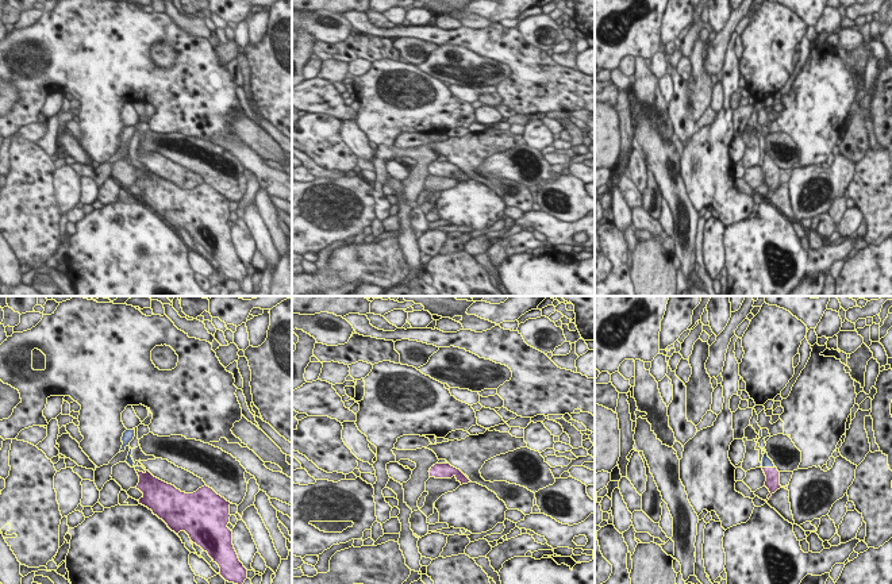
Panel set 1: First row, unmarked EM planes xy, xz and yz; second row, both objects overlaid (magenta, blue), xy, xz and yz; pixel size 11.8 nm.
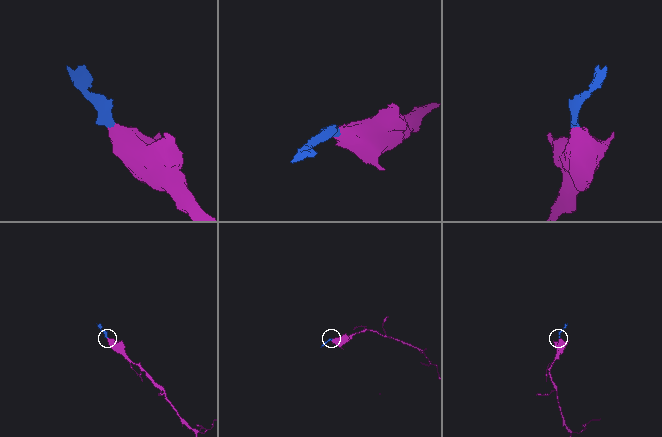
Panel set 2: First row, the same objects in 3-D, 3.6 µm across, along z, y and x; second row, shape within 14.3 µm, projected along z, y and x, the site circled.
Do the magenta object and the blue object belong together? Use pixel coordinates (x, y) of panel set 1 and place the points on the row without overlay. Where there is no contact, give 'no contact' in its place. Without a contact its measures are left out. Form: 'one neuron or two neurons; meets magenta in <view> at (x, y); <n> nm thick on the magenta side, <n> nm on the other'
one neuron; meets magenta in yz at (769, 165); 170 nm thick on the magenta side, 130 nm on the other

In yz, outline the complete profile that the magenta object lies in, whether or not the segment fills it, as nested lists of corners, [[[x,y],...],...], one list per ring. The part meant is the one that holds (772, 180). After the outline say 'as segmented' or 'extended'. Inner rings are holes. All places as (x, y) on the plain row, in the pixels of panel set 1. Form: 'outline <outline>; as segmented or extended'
outline [[[762,146],[762,149],[765,150],[762,154],[762,168],[766,173],[766,178],[765,182],[769,187],[769,192],[768,196],[765,197],[768,200],[769,195],[780,185],[783,185],[780,182],[780,169],[777,168],[777,165],[774,164],[773,158],[768,154],[766,147]]]; extended

